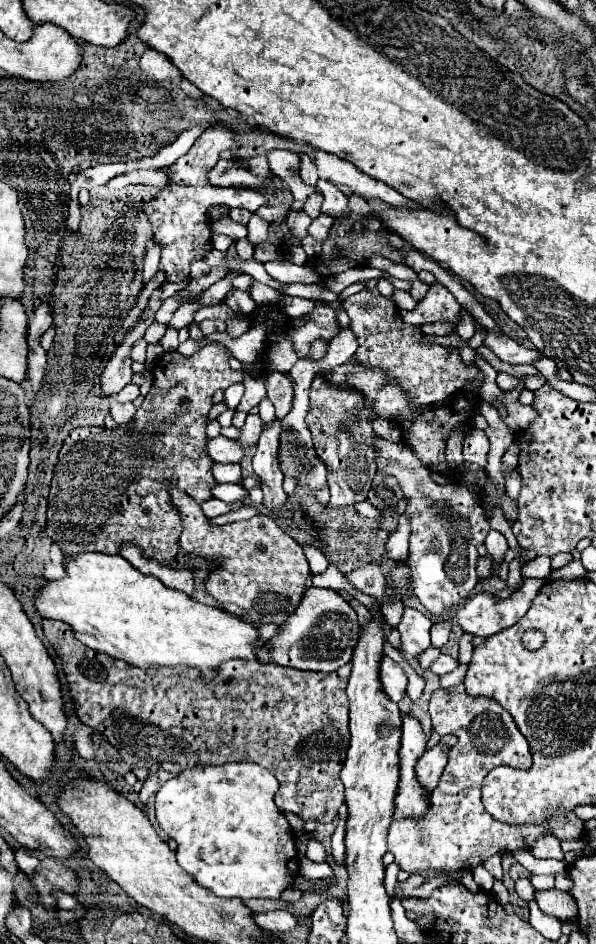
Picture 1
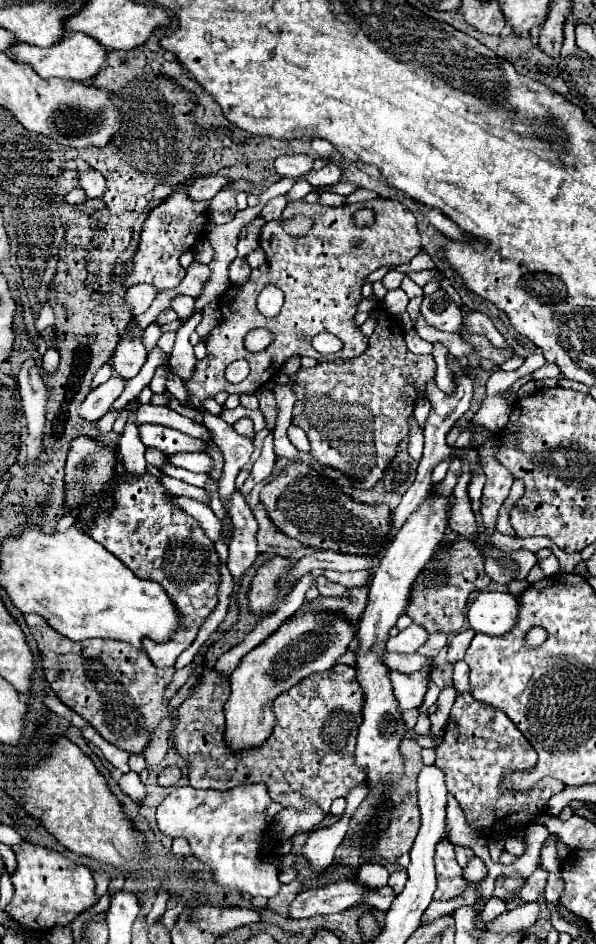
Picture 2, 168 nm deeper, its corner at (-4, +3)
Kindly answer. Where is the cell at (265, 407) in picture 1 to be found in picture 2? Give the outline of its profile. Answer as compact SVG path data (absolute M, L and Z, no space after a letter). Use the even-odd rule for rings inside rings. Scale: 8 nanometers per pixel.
M268 433L268 437L264 439L262 455L260 455L260 457L258 457L258 461L254 463L254 467L252 467L250 477L246 479L246 483L240 487L240 493L242 493L244 497L248 497L248 495L250 495L250 491L252 491L256 485L264 483L264 481L270 477L270 473L272 473L272 467L274 467L274 461L276 461L272 435L274 435L274 433Z

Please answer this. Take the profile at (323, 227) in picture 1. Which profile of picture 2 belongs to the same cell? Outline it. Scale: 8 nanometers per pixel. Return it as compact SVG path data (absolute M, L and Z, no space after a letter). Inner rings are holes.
M359 188L354 193L346 196L345 199L347 204L353 204L357 202L368 201L374 199L375 197L377 197L377 194L375 192L365 188Z

